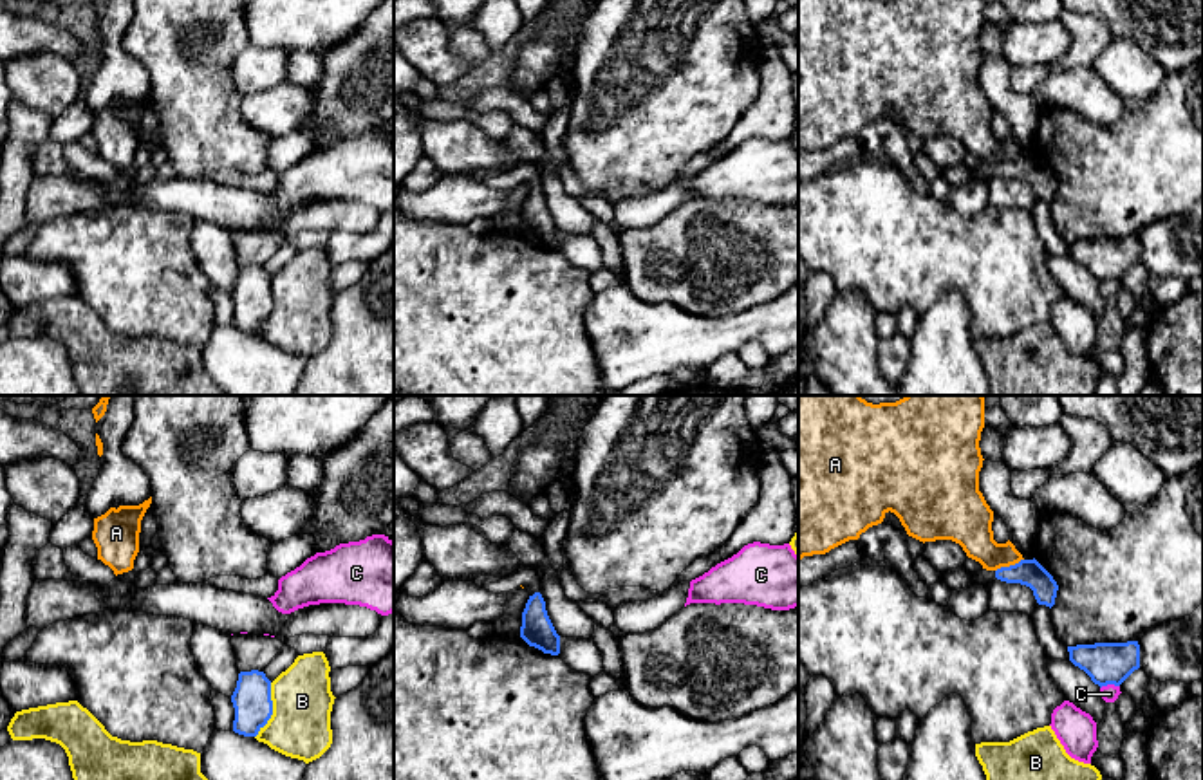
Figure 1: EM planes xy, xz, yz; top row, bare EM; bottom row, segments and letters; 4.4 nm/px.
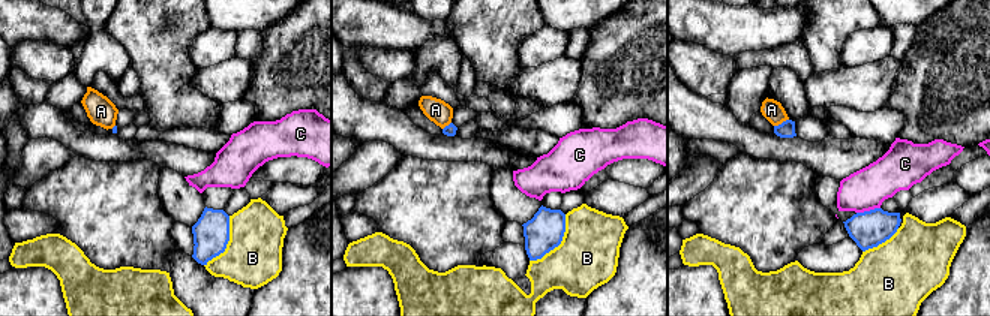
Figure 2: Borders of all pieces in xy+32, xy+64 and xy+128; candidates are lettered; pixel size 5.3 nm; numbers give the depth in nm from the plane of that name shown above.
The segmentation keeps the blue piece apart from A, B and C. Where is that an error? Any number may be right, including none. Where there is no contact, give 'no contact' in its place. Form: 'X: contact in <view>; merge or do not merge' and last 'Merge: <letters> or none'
A: contact in yz; do not merge
B: contact in xy; do not merge
C: contact in yz; do not merge
Merge: none

